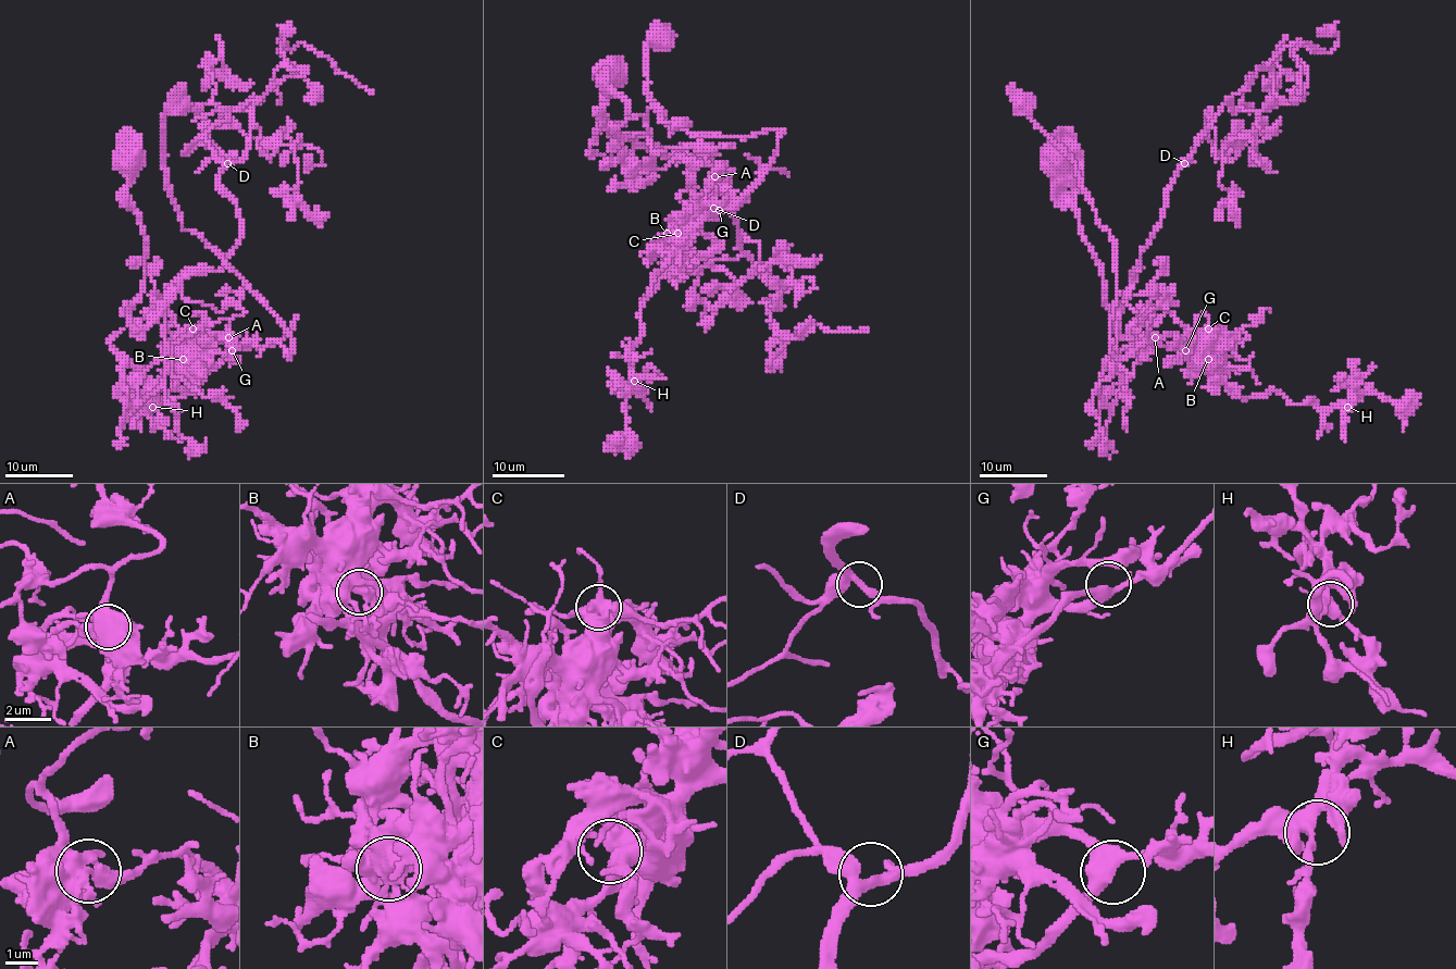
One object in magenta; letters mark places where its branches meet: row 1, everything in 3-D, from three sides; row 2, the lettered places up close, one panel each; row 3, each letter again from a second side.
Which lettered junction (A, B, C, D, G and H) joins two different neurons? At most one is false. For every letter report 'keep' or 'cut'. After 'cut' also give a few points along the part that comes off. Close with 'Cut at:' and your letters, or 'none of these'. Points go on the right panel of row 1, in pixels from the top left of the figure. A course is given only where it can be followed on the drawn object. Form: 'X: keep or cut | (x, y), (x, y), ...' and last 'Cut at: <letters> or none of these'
A: cut | (1155, 337), (1172, 333), (1191, 344), (1143, 344), (1124, 357), (1110, 350), (1116, 241), (1074, 163), (1010, 83)
B: keep
C: keep
D: keep
G: keep
H: keep
Cut at: A

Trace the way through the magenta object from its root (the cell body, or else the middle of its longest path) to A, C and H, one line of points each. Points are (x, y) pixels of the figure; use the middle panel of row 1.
A: (609, 73), (626, 104), (610, 134), (648, 134), (656, 169), (683, 158), (716, 177)
C: (609, 73), (626, 104), (610, 134), (648, 134), (656, 169), (677, 158), (716, 166), (697, 219), (677, 233)
H: (609, 73), (626, 104), (610, 134), (648, 134), (656, 169), (677, 158), (716, 166), (643, 303), (634, 381)

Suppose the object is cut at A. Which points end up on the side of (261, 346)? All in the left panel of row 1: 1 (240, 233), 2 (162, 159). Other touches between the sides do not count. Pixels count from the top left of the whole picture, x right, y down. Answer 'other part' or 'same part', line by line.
1: other part
2: same part

